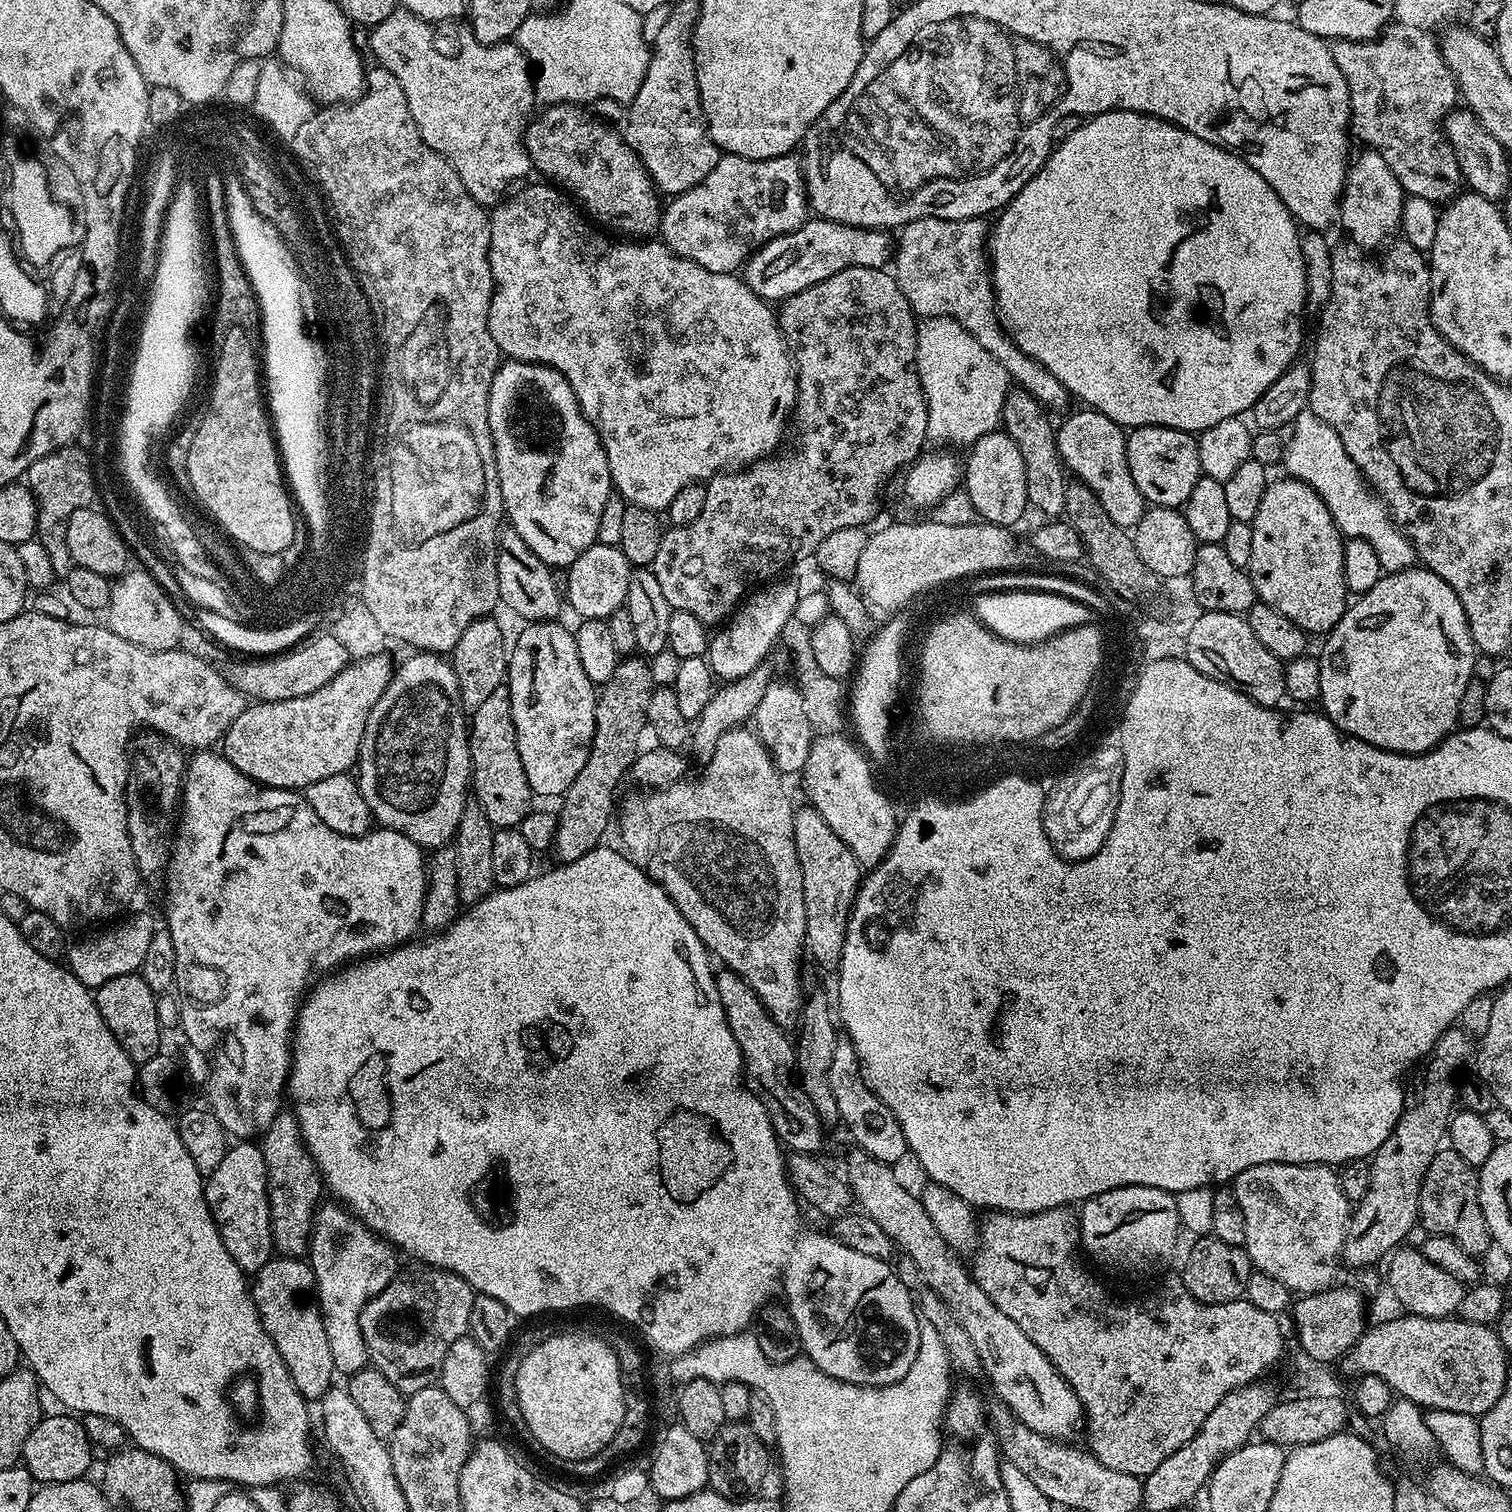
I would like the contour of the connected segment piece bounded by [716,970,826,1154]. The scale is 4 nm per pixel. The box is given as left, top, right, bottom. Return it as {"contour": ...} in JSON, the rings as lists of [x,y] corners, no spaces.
{"contour":[[[731,970],[717,971],[716,985],[722,1010],[726,1010],[730,1034],[734,1034],[734,1042],[738,1042],[744,1059],[745,1073],[762,1093],[764,1105],[776,1130],[776,1137],[785,1149],[793,1152],[819,1153],[819,1148],[824,1144],[826,1129],[818,1118],[816,1107],[800,1087],[796,1071],[796,1049],[789,1033],[772,1021],[768,1007],[738,973]]]}

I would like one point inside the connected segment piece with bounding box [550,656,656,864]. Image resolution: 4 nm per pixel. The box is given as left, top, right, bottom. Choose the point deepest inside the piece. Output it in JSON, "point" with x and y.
{"point":[586,807]}

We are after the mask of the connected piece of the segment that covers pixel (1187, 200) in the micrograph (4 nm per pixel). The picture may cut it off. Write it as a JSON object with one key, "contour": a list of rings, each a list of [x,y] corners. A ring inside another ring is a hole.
{"contour":[[[1130,110],[1103,112],[1085,119],[1084,124],[1078,126],[1078,130],[1063,137],[1053,147],[1046,163],[1030,178],[1030,182],[1026,182],[1026,186],[1022,186],[1022,190],[1018,190],[1016,197],[1000,209],[995,220],[996,225],[994,223],[991,225],[990,235],[986,240],[986,251],[990,261],[992,291],[996,293],[996,314],[1000,317],[1000,326],[1004,329],[1004,333],[1016,343],[1018,350],[1022,350],[1022,354],[1034,358],[1043,368],[1050,370],[1050,374],[1054,374],[1054,378],[1058,378],[1058,382],[1062,382],[1062,386],[1066,386],[1068,393],[1075,399],[1077,396],[1084,403],[1081,405],[1106,414],[1106,418],[1110,418],[1125,430],[1146,426],[1166,426],[1183,432],[1199,434],[1210,426],[1218,426],[1218,422],[1243,417],[1245,415],[1243,412],[1251,413],[1255,403],[1262,398],[1262,394],[1265,394],[1266,390],[1269,390],[1270,386],[1281,378],[1284,371],[1297,363],[1299,356],[1296,355],[1299,354],[1300,343],[1304,340],[1304,314],[1306,315],[1305,300],[1307,298],[1307,272],[1303,262],[1302,246],[1300,245],[1302,232],[1298,227],[1298,221],[1278,198],[1278,194],[1274,194],[1270,182],[1266,182],[1266,178],[1262,178],[1262,174],[1258,174],[1258,170],[1254,170],[1245,160],[1238,158],[1228,149],[1220,148],[1216,144],[1198,138],[1198,134],[1190,134],[1168,120],[1160,120],[1156,116],[1145,116],[1143,112],[1131,112]]]}

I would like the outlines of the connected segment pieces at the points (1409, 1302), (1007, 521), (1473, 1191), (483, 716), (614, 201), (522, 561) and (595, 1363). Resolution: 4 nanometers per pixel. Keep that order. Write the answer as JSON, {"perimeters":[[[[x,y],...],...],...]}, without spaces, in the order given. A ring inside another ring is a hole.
{"perimeters":[[[[1401,1246],[1387,1257],[1388,1280],[1386,1276],[1386,1288],[1396,1295],[1396,1300],[1401,1304],[1405,1313],[1422,1318],[1434,1318],[1443,1320],[1459,1313],[1460,1304],[1464,1300],[1466,1291],[1465,1281],[1460,1280],[1454,1274],[1446,1274],[1442,1266],[1434,1266],[1425,1258],[1419,1247],[1408,1248]]],[[[997,430],[990,434],[982,434],[982,438],[978,438],[967,449],[968,461],[965,459],[962,464],[962,488],[967,492],[970,502],[974,506],[977,517],[986,524],[1001,524],[1003,528],[1012,528],[1024,516],[1024,511],[1029,511],[1030,505],[1028,502],[1028,495],[1026,494],[1026,462],[1022,462],[1022,454],[1018,451],[1018,446],[1014,446],[1014,438],[1010,438],[1008,433],[1003,430]]],[[[1451,1146],[1441,1147],[1434,1154],[1434,1162],[1430,1162],[1426,1170],[1420,1191],[1418,1220],[1431,1235],[1454,1238],[1462,1250],[1477,1258],[1483,1257],[1483,1252],[1492,1244],[1492,1235],[1488,1232],[1486,1218],[1482,1214],[1477,1169],[1468,1164],[1466,1158],[1458,1158]]],[[[507,687],[493,690],[482,706],[471,709],[468,745],[472,755],[472,783],[475,803],[482,806],[493,829],[514,828],[534,808],[534,793],[522,770],[522,758],[518,754],[518,738],[514,730],[514,714],[510,706]]],[[[549,104],[543,111],[524,133],[533,169],[540,171],[545,181],[563,189],[573,201],[581,200],[583,211],[601,229],[617,232],[612,234],[620,238],[655,237],[660,227],[662,196],[623,135],[595,120],[578,104]]],[[[511,526],[501,527],[496,537],[496,565],[498,566],[498,594],[500,604],[510,611],[517,612],[524,622],[556,620],[562,604],[562,588],[552,575],[553,569],[526,542],[522,542],[522,534],[518,534]]],[[[565,1330],[534,1345],[530,1354],[522,1360],[517,1374],[517,1400],[527,1435],[532,1435],[546,1451],[560,1460],[575,1462],[585,1460],[604,1451],[604,1447],[618,1434],[624,1421],[626,1391],[619,1358],[613,1345],[584,1332]]]]}

